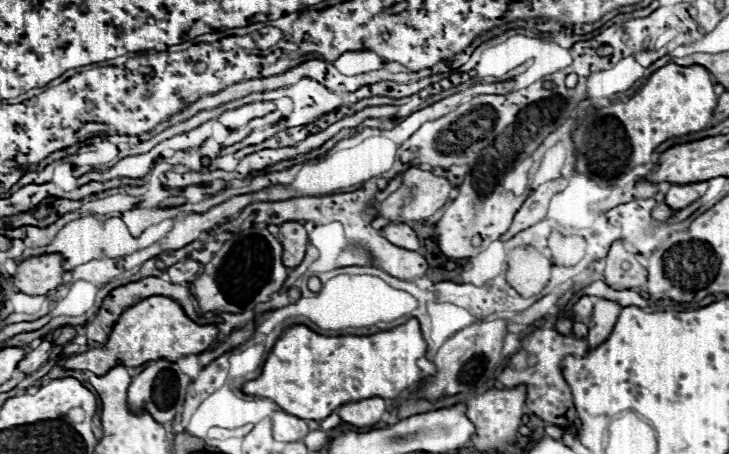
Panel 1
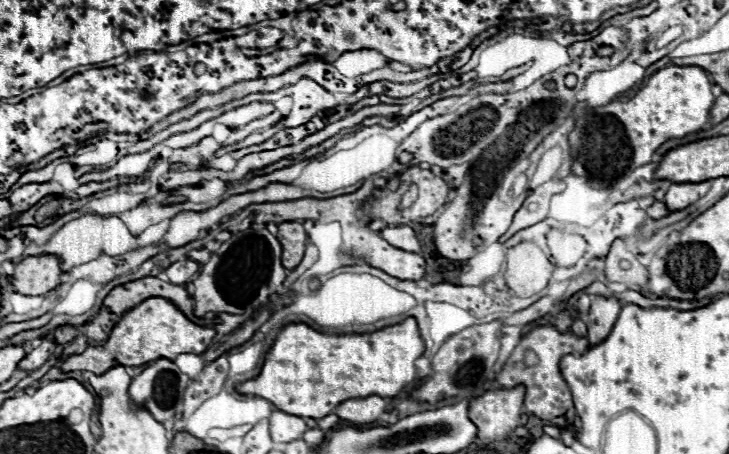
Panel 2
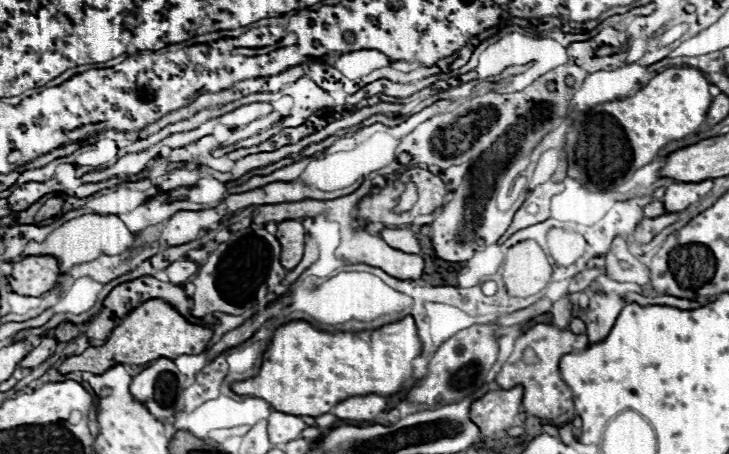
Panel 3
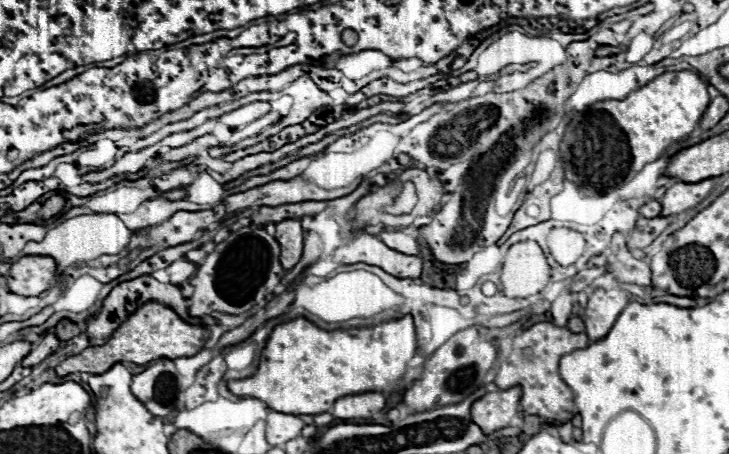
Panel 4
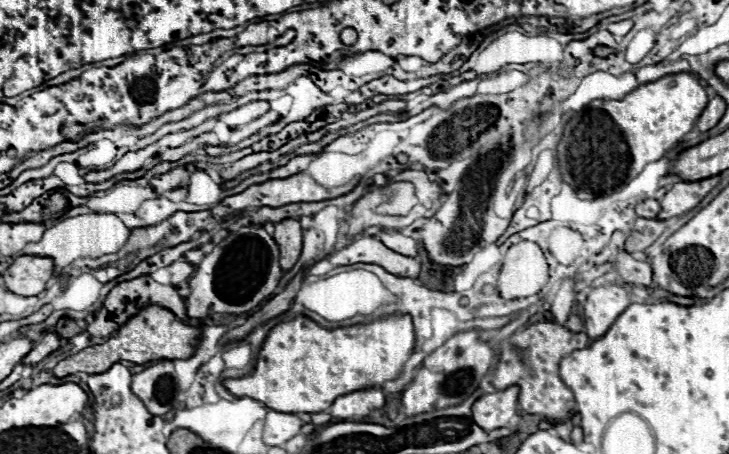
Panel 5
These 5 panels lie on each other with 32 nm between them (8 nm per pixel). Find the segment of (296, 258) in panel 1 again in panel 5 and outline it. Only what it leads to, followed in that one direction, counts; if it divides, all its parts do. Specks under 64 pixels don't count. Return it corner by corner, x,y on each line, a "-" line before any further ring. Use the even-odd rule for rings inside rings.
286,218
282,222
276,224
276,232
274,232
274,240
280,248
280,268
282,270
290,270
294,266
294,262
300,256
300,248
302,248
302,228
298,220

